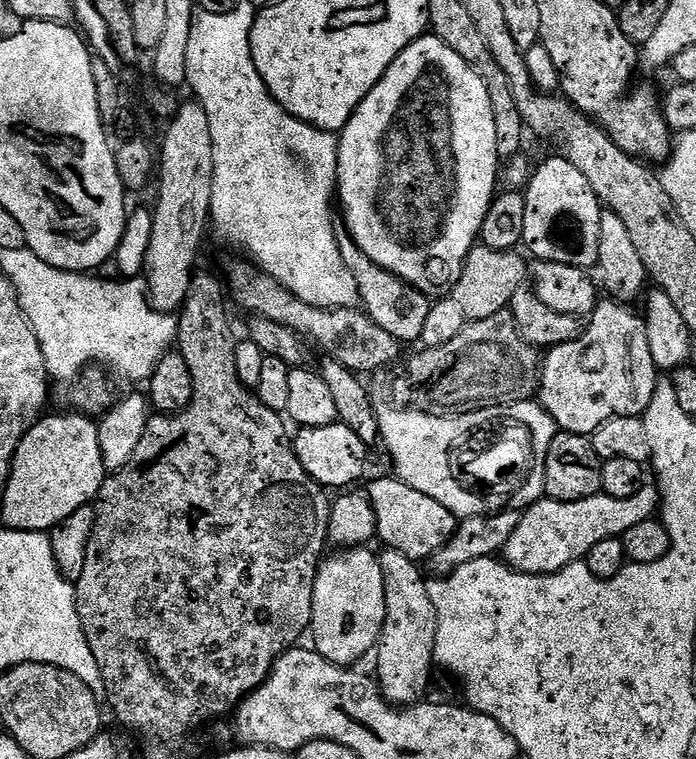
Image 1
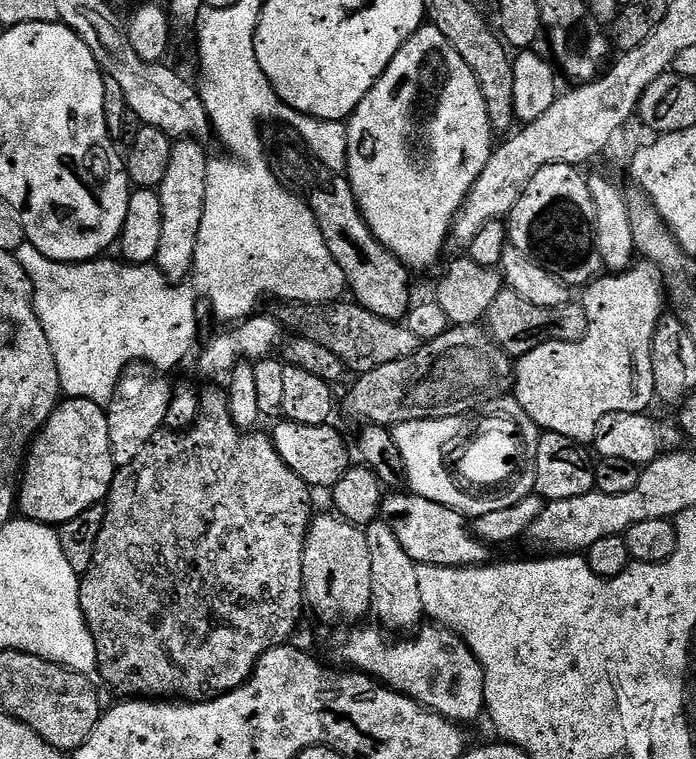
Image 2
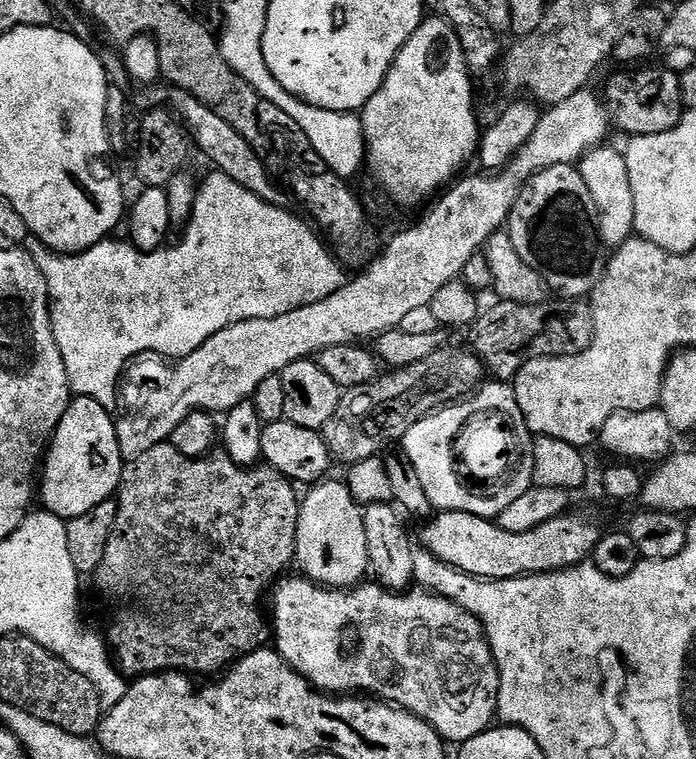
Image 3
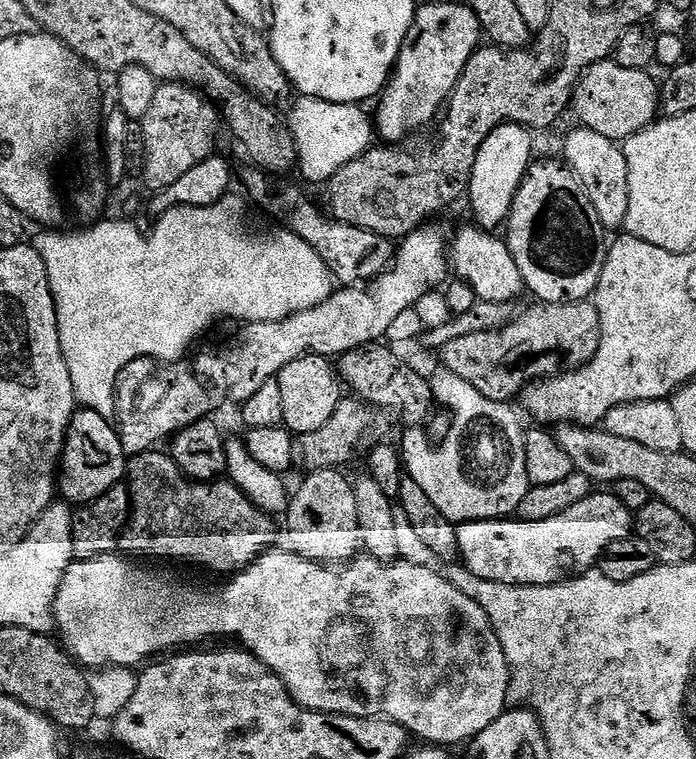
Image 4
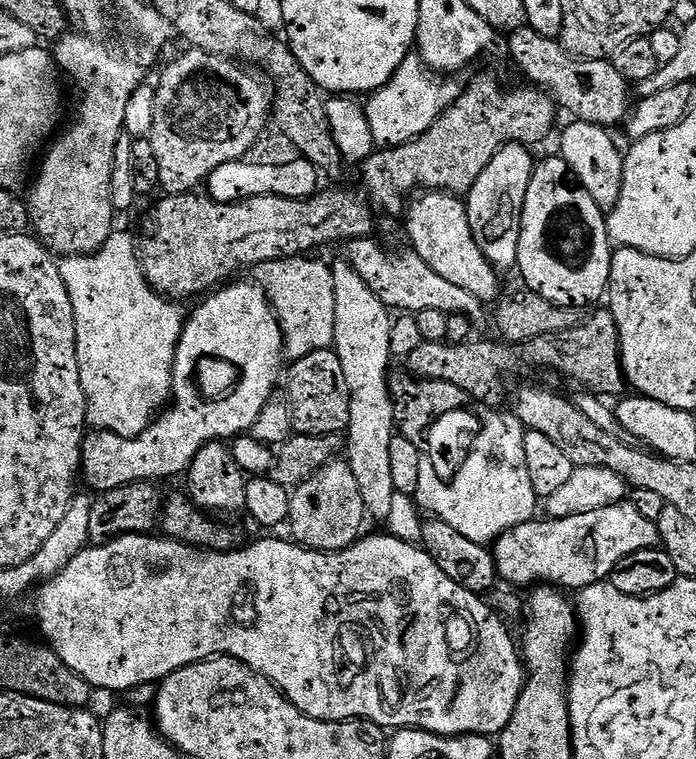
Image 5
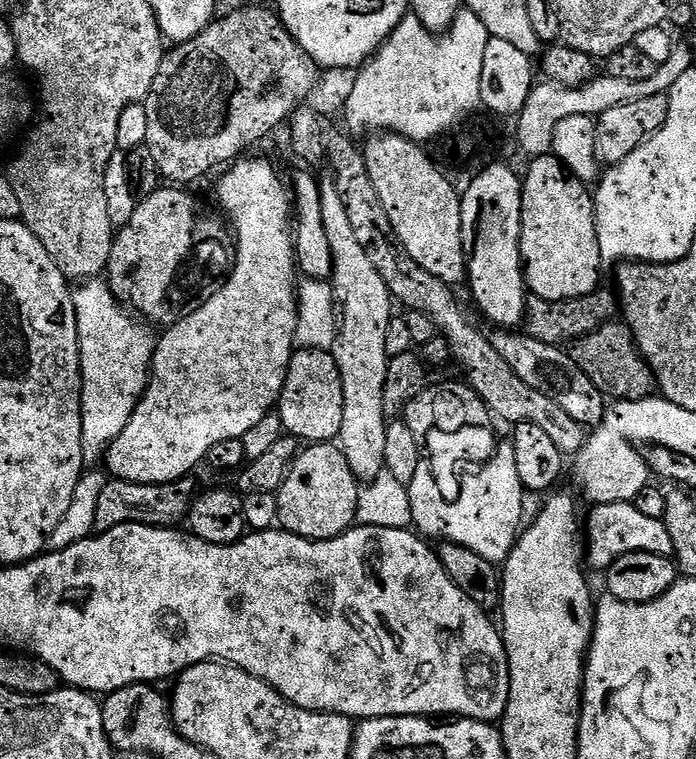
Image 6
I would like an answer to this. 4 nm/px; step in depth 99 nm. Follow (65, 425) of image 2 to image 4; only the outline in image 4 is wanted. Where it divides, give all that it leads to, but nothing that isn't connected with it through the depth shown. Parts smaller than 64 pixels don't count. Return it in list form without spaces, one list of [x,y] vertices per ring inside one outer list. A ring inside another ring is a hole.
[[[80,408],[72,415],[64,441],[64,454],[58,469],[58,492],[69,505],[87,506],[126,476],[126,453],[120,445],[120,433],[102,414]]]

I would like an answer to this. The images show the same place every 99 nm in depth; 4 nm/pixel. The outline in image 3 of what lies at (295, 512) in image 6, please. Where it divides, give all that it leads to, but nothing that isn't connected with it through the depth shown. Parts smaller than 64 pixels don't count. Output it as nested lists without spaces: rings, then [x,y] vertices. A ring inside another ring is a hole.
[[[332,479],[309,487],[308,497],[300,500],[294,564],[307,579],[324,588],[355,588],[370,572],[364,513],[350,494],[347,483],[340,481],[339,484]]]

